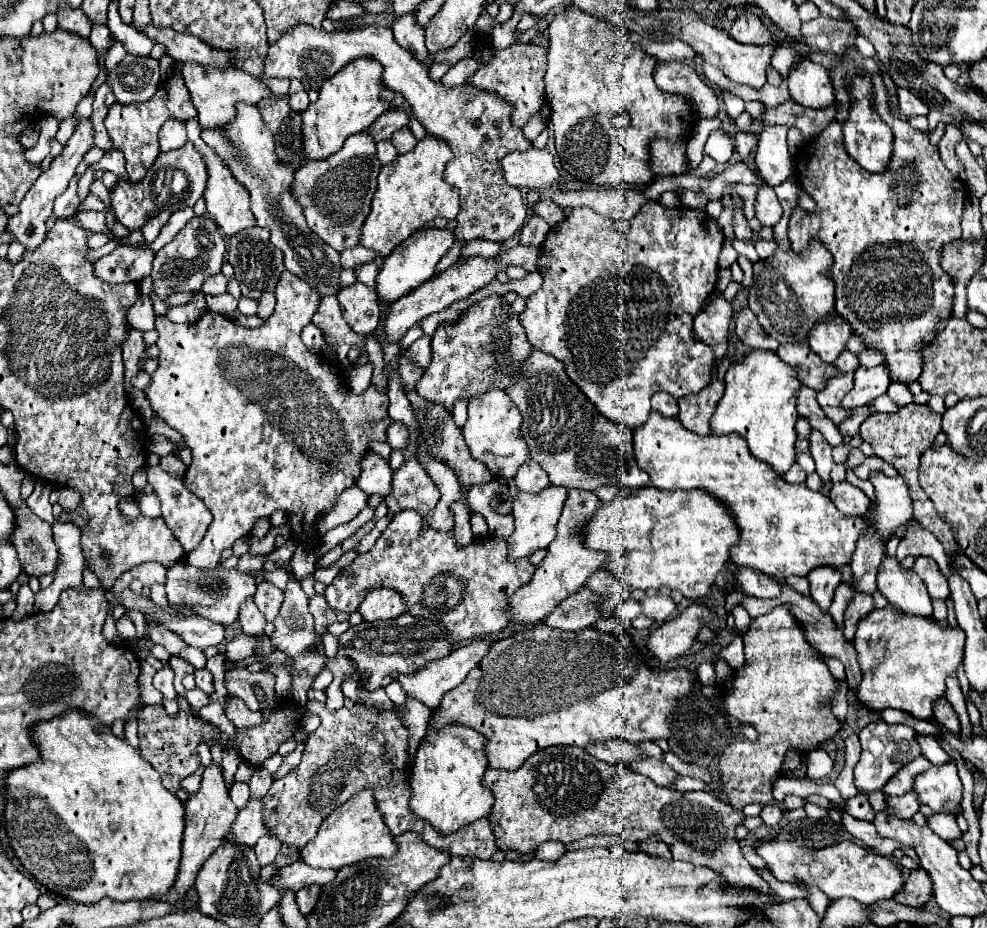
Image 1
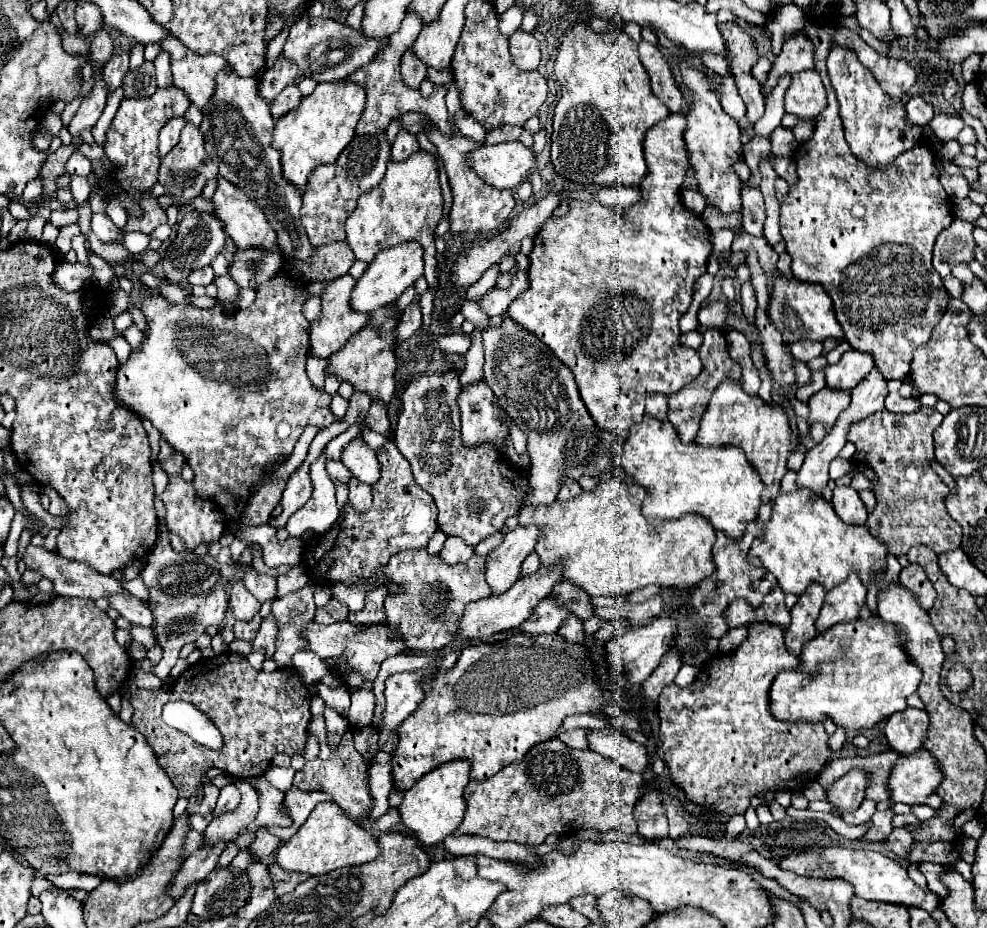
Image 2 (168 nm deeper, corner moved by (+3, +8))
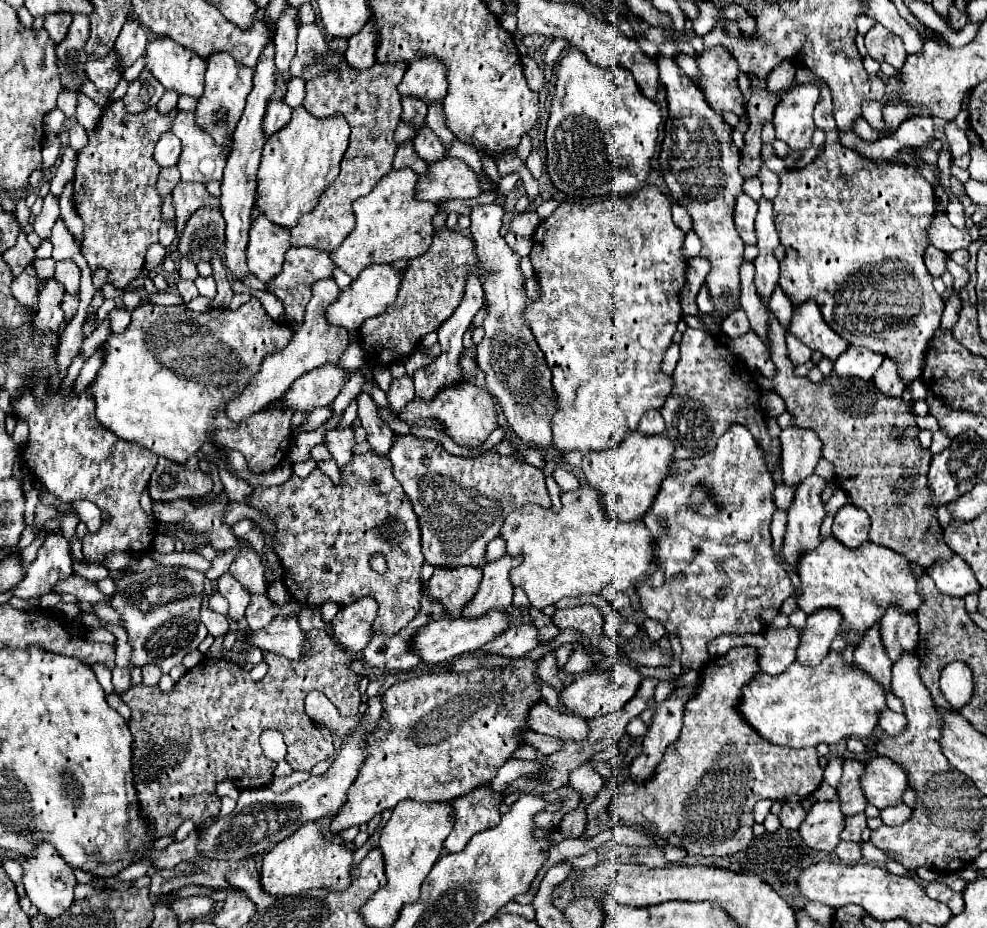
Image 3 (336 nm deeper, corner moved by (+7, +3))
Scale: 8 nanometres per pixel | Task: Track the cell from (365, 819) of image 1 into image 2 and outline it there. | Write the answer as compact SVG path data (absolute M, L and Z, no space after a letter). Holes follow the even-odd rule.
M321 802L313 808L305 824L287 842L281 844L281 848L275 854L275 862L287 872L321 876L335 868L367 864L375 860L379 854L381 848L377 846L377 838L373 838L367 830L363 830L349 818L345 818L343 810L335 802Z

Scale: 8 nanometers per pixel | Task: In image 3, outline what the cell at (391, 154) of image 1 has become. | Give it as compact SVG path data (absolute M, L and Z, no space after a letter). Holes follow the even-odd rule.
M399 121L399 125L397 125L397 129L395 129L395 141L397 143L403 143L403 141L411 141L415 137L415 127L409 123L409 121Z

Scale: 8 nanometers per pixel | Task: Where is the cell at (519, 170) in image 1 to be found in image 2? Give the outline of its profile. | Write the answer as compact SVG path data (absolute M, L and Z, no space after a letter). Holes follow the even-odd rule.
M521 142L479 146L467 154L467 162L479 178L493 188L517 188L535 170L535 154Z

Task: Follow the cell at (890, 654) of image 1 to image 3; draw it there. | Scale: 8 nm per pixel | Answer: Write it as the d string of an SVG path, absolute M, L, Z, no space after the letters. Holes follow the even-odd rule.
M829 651L829 655L815 667L805 667L799 661L793 661L787 671L779 675L765 675L761 673L755 677L749 685L743 687L741 697L741 713L745 721L767 741L775 745L787 745L787 747L817 747L819 743L835 745L841 739L857 737L867 739L873 735L879 715L887 711L887 691L885 687L873 679L873 675L865 673L863 669L845 663L843 655L839 651Z

